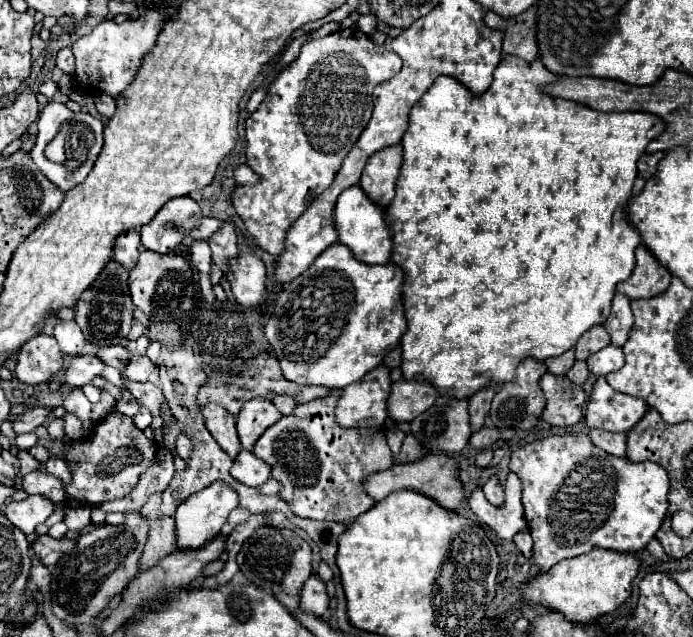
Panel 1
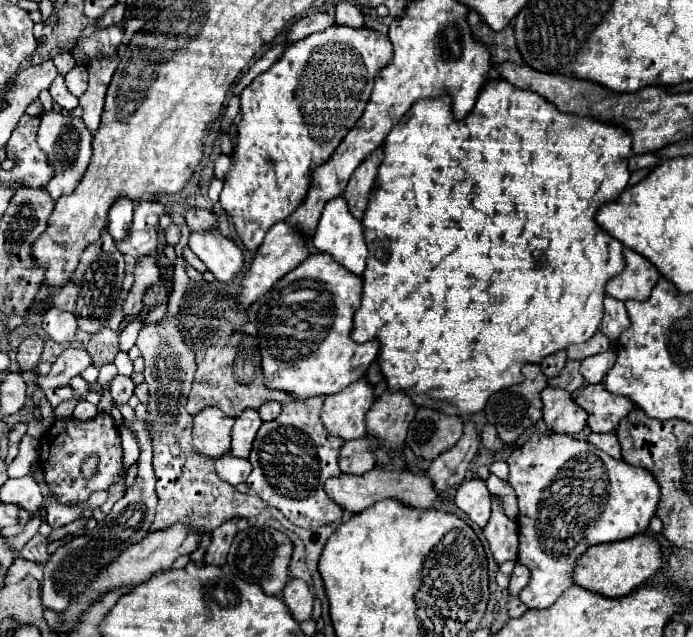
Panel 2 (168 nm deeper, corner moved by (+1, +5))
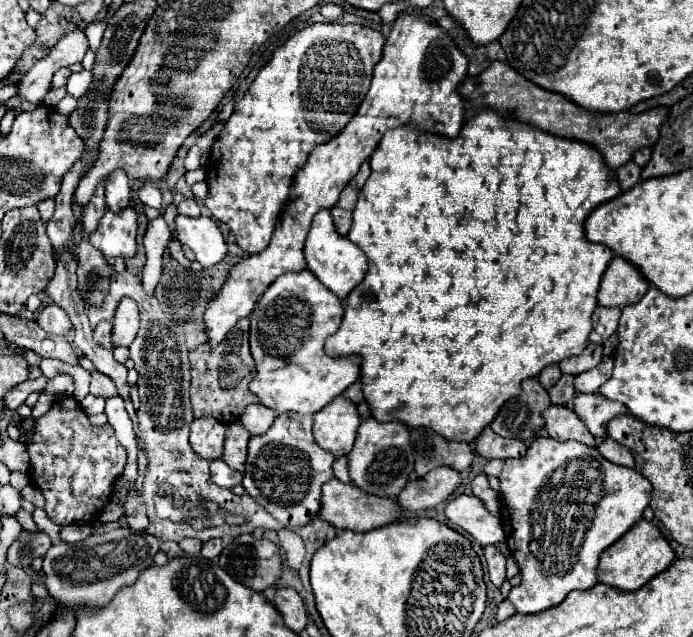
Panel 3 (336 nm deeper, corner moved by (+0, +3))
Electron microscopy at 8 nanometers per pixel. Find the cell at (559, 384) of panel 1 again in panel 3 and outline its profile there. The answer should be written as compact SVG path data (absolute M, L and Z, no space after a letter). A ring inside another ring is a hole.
M552 404L542 412L542 418L546 420L546 430L554 440L578 440L588 446L596 446L596 440L572 408Z

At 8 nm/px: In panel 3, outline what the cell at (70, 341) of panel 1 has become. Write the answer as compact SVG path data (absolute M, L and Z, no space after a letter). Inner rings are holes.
M48 304L36 318L36 322L42 326L44 332L54 336L66 336L72 330L72 322L66 310L62 310L58 304Z

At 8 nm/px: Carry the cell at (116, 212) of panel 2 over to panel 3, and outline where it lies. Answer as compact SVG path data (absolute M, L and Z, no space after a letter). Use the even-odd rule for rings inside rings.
M116 170L106 180L106 206L112 212L120 212L122 208L128 208L128 204L130 204L128 176L124 176L124 172Z

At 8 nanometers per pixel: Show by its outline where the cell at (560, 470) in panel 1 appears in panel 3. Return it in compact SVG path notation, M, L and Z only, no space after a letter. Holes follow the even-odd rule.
M540 436L530 444L524 458L508 458L500 474L500 500L502 516L512 516L504 520L506 544L522 576L520 586L512 586L508 594L516 612L536 614L560 604L572 590L592 588L598 582L596 566L600 554L642 520L642 512L650 504L650 498L652 484L648 484L642 474L608 462L596 448L576 440L558 442L550 436Z

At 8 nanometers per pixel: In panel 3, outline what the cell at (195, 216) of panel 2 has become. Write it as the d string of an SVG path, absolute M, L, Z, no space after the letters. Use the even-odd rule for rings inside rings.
M186 198L186 200L182 200L182 202L178 204L178 212L180 212L180 214L186 214L186 216L198 216L198 214L200 214L200 206L198 206L196 200Z

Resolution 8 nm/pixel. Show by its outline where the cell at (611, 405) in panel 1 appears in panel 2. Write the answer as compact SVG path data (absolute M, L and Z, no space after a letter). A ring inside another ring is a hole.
M585 384L577 392L575 402L589 414L587 426L593 432L613 432L619 420L633 410L629 398L609 394L603 384Z

